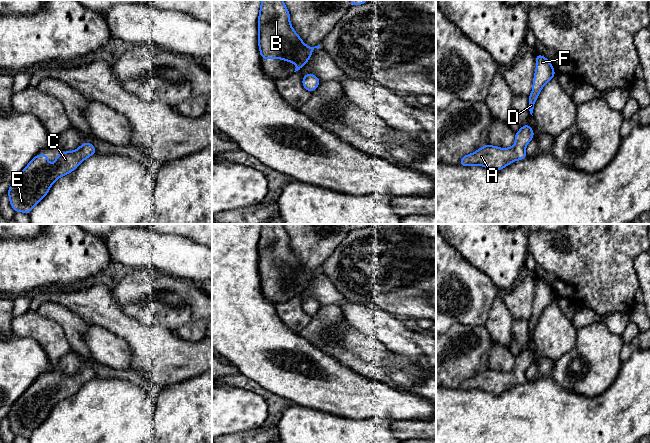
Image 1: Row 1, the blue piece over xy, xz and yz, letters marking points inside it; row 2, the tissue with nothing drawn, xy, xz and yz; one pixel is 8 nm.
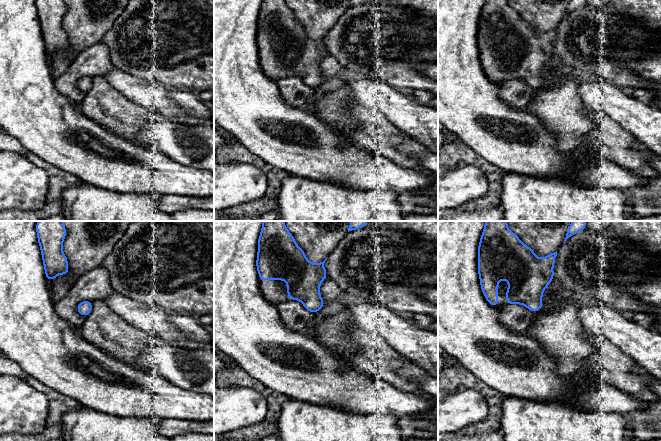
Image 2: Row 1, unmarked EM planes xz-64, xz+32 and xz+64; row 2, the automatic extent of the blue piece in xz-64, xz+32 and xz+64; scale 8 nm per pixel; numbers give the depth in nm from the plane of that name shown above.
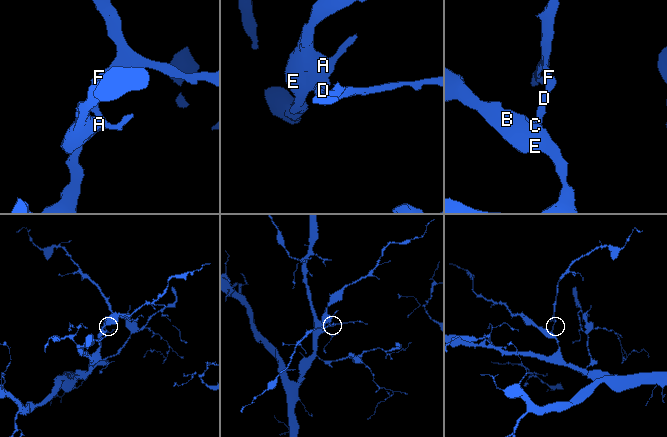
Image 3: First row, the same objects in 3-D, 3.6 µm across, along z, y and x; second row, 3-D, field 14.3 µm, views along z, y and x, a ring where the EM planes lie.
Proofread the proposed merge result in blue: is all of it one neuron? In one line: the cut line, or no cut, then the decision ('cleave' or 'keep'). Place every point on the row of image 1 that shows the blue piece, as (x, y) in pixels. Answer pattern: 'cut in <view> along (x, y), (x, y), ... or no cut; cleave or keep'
no cut; keep

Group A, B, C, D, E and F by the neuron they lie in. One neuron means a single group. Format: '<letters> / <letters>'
A B C D E F

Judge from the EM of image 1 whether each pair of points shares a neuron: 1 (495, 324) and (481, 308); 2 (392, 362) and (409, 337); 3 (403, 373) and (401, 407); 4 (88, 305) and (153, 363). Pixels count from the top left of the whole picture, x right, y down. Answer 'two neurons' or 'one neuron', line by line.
1: two neurons
2: two neurons
3: two neurons
4: one neuron

